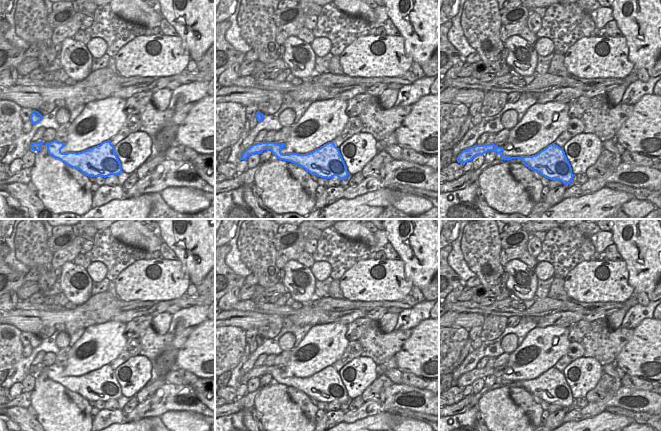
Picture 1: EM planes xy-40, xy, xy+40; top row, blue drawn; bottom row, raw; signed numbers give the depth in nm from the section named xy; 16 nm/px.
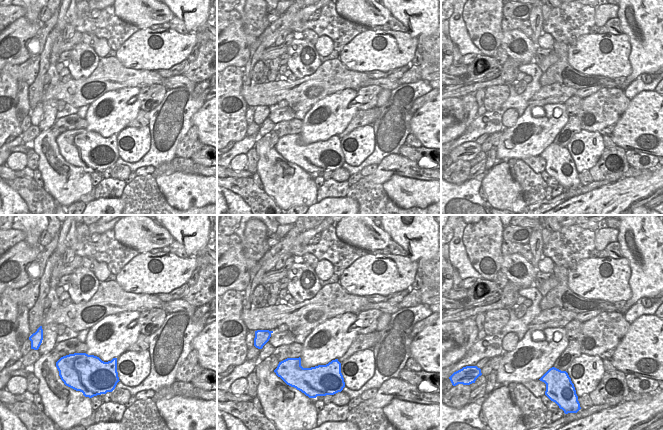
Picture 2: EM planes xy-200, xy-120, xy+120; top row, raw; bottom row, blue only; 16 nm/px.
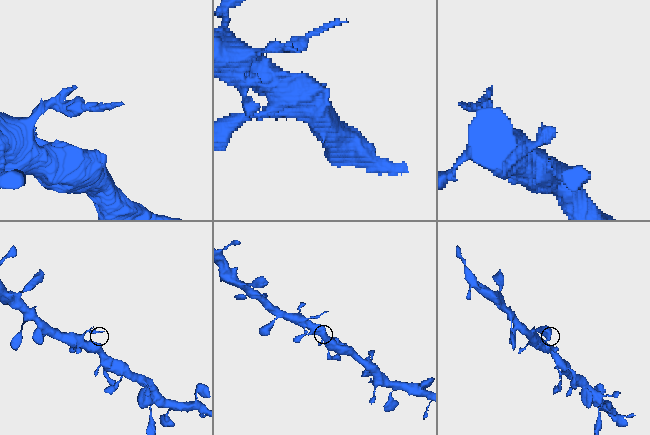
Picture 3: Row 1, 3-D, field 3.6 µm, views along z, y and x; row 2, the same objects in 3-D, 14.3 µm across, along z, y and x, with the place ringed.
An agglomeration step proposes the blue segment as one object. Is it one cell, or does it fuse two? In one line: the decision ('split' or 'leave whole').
leave whole

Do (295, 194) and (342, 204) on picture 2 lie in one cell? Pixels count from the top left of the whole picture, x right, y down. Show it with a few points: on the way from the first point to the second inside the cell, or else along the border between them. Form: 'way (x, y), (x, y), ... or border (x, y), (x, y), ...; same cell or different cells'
border (316, 202), (312, 204); different cells

